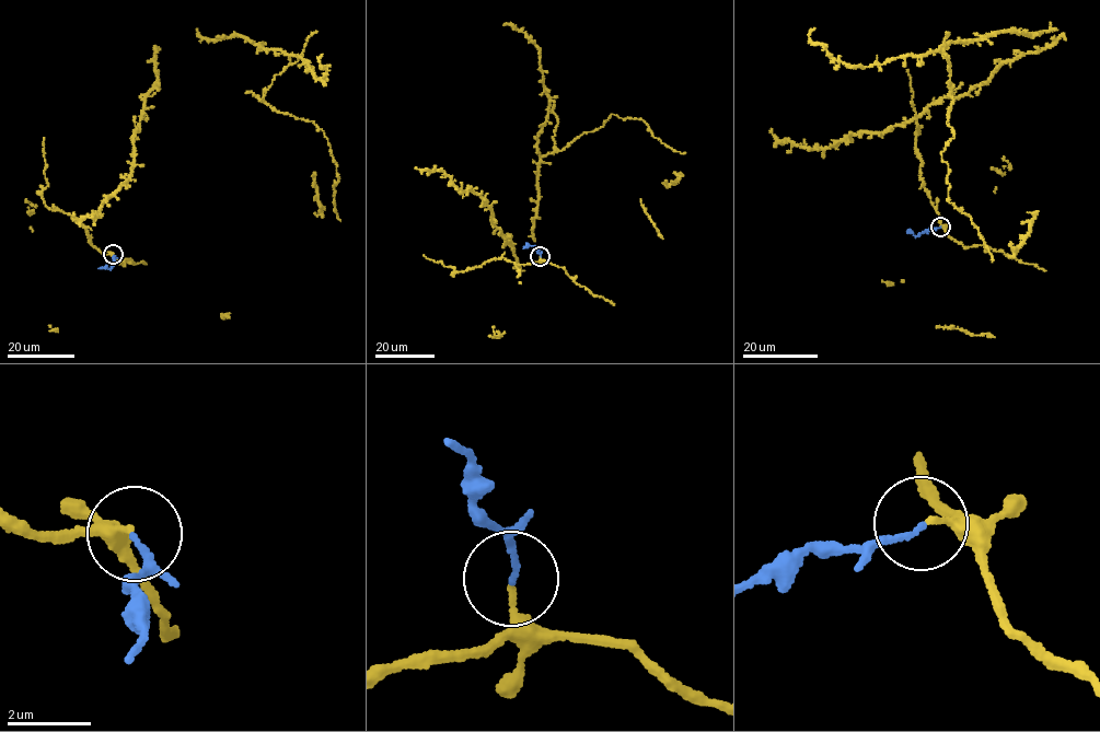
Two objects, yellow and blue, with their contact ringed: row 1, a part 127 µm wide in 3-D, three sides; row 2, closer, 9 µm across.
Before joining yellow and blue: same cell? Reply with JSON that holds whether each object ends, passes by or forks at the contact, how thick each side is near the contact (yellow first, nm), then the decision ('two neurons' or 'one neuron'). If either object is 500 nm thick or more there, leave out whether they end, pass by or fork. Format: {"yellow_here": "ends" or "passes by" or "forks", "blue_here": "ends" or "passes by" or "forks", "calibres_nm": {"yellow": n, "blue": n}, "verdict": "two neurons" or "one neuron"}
{"yellow_here": "ends", "blue_here": "ends", "calibres_nm": {"yellow": 160, "blue": 120}, "verdict": "one neuron"}

